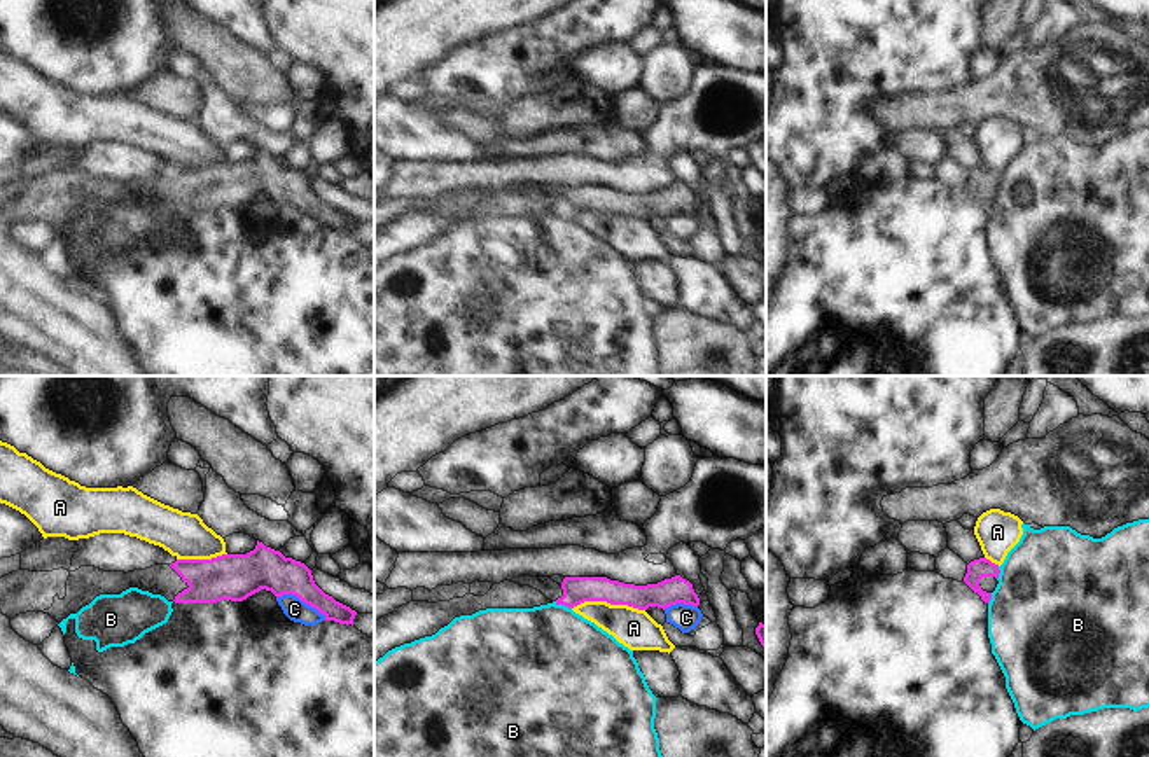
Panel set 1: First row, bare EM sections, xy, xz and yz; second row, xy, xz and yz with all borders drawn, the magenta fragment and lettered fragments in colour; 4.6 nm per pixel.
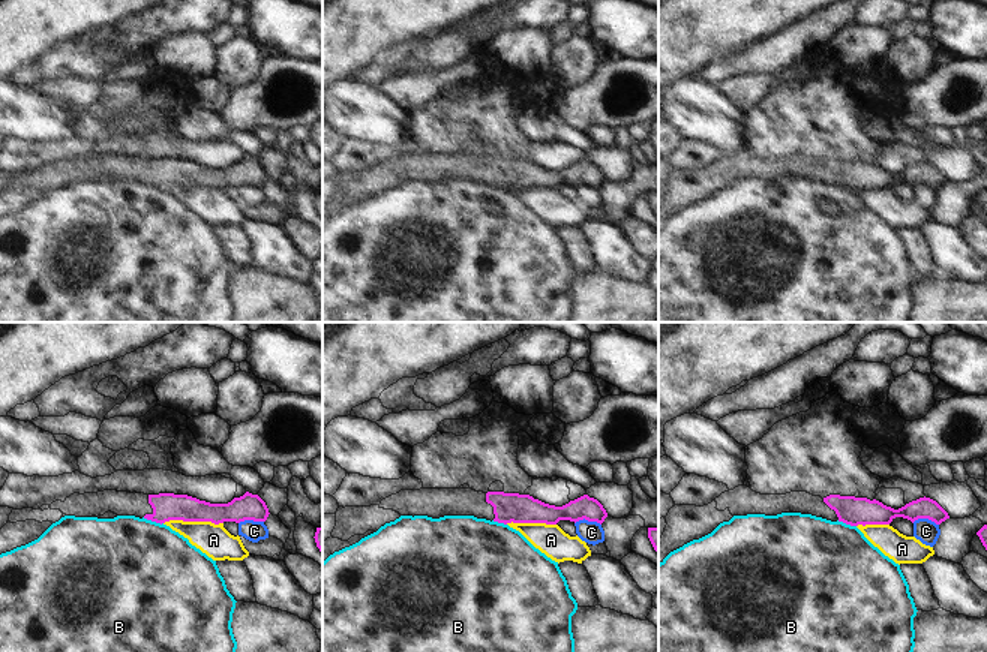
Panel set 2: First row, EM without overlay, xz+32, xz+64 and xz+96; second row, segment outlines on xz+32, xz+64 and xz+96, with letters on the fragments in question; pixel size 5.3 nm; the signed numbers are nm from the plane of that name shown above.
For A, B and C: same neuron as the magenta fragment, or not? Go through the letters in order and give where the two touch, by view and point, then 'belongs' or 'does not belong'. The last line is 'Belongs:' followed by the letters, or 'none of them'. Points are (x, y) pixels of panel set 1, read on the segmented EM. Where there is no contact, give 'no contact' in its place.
A: xz (609, 602) | does not belong
B: xz (564, 604) | does not belong
C: xy (303, 600) | does not belong
Belongs: none of them

